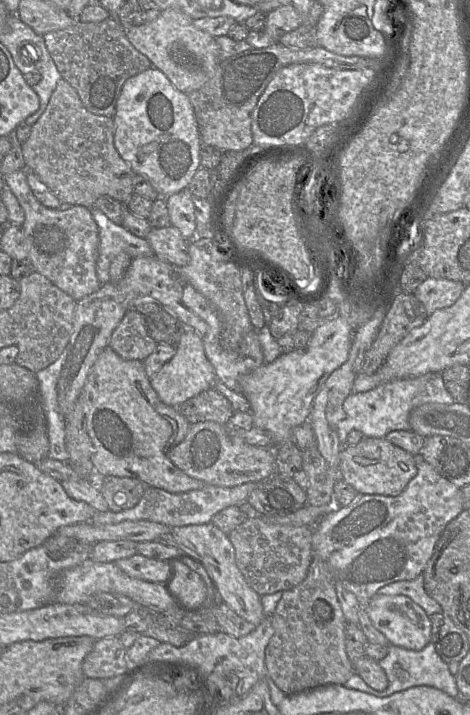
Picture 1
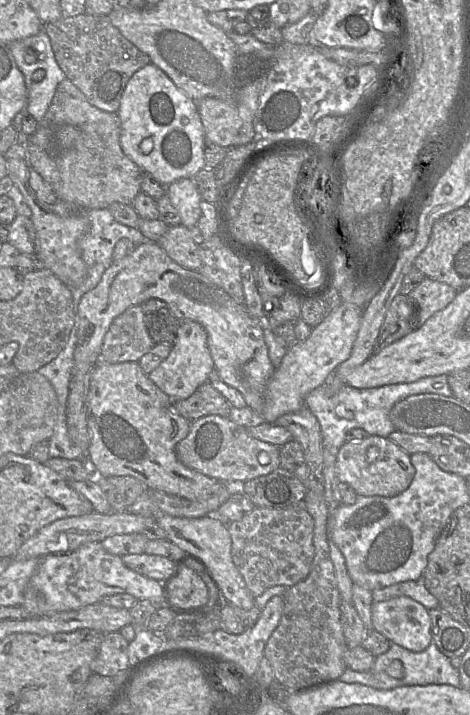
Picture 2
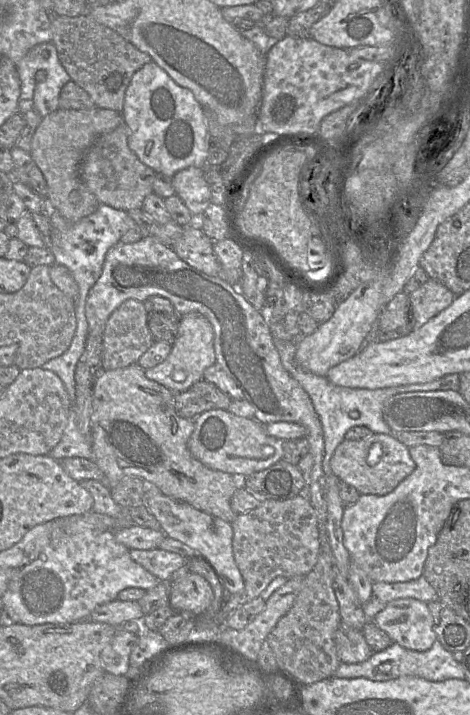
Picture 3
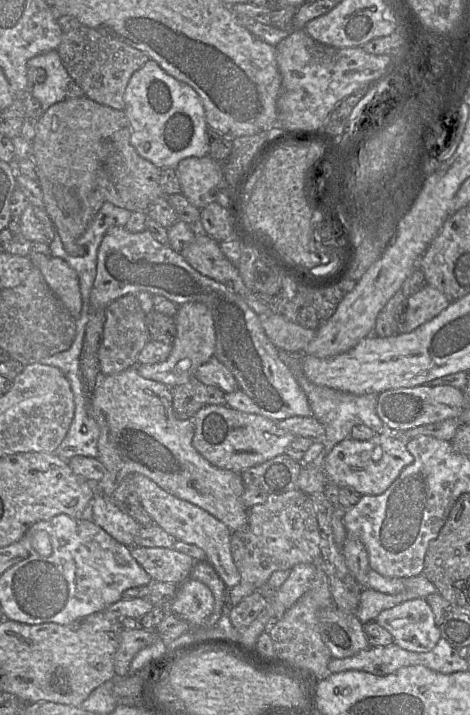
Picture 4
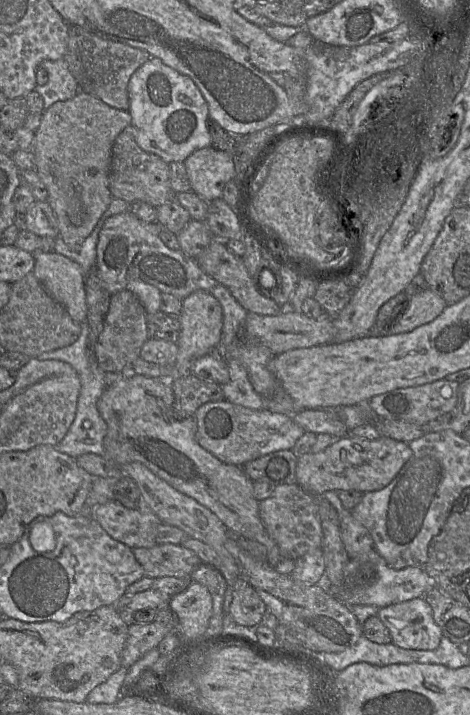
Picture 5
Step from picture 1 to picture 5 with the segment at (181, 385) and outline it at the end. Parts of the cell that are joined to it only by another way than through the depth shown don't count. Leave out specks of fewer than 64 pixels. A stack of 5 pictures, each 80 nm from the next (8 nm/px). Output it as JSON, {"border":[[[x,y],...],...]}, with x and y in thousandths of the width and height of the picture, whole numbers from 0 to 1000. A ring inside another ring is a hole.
{"border":[[[419,406],[387,420],[387,432],[381,439],[383,467],[379,477],[379,494],[374,506],[366,513],[347,513],[330,508],[313,506],[298,498],[281,508],[277,519],[319,529],[370,531],[406,523],[411,506],[464,487],[474,456],[474,435],[466,421],[434,406]]]}

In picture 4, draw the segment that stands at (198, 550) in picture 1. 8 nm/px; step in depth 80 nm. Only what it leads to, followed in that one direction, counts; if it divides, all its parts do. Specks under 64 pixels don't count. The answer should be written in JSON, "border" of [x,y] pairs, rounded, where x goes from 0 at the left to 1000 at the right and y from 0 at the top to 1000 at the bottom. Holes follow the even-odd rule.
{"border":[[[283,663],[272,667],[281,667],[298,705],[319,720],[328,733],[338,734],[374,755],[428,766],[438,775],[438,785],[453,792],[485,824],[509,817],[511,801],[498,787],[489,765],[494,744],[474,730],[430,710],[360,691],[306,664]]]}

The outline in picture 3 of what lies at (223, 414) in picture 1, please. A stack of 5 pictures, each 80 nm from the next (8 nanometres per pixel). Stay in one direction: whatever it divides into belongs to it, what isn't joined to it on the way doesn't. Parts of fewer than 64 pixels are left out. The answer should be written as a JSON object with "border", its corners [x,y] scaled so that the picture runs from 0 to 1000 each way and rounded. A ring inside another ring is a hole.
{"border":[[[426,531],[400,545],[370,550],[370,569],[379,582],[415,587],[432,576],[453,572],[485,573],[494,558],[453,536]]]}

